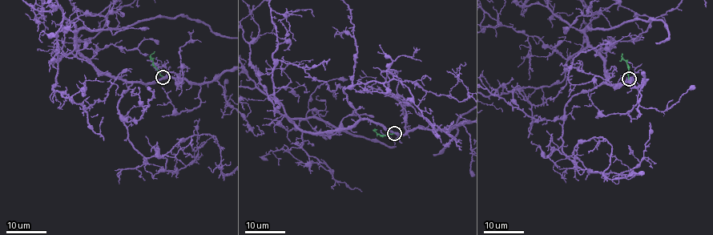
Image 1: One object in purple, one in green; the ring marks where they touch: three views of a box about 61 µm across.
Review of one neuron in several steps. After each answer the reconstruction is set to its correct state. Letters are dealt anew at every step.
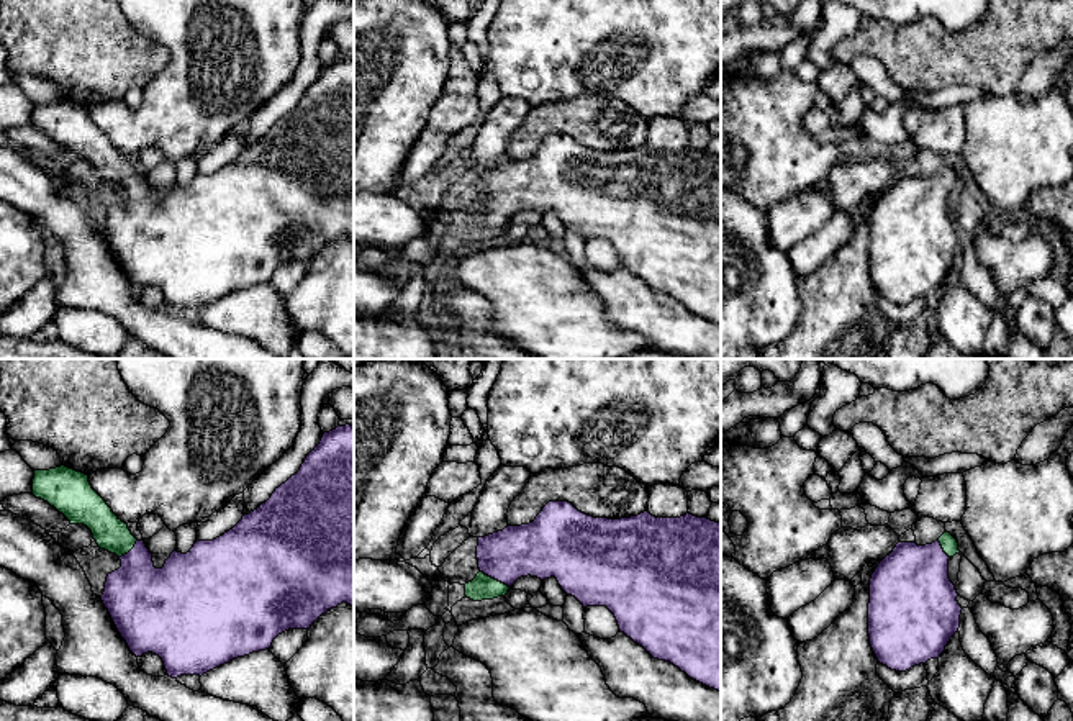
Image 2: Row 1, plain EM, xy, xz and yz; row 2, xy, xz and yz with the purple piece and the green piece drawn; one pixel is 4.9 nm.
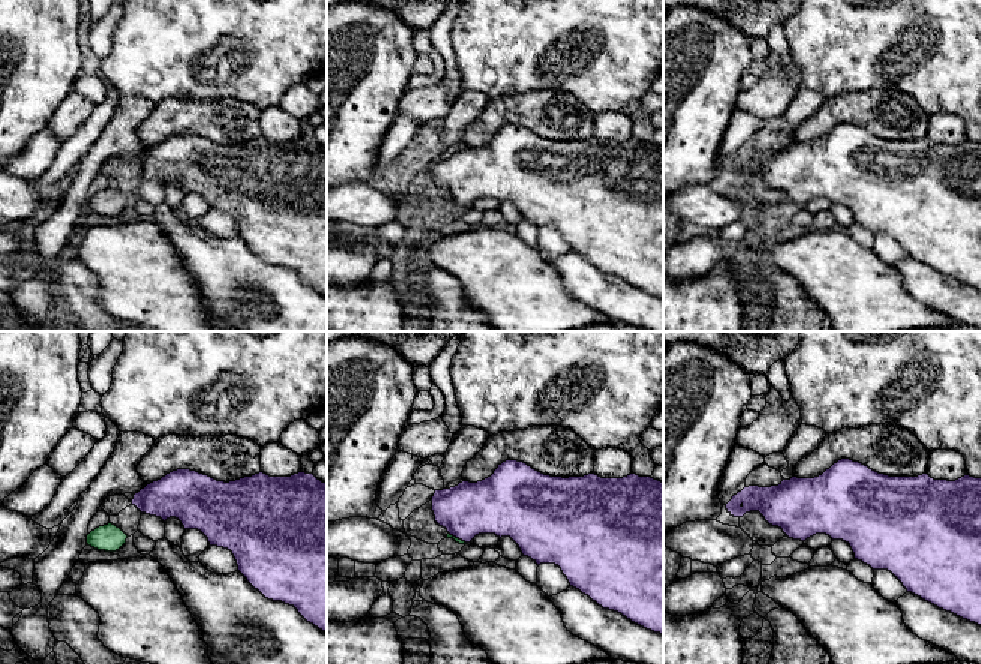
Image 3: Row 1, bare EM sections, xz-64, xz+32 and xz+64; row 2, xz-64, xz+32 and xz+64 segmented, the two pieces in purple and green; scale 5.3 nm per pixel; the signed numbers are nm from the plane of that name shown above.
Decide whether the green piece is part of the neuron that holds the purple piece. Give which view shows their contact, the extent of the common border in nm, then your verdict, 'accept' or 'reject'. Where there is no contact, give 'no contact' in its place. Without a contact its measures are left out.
xz | 170 nm | accept

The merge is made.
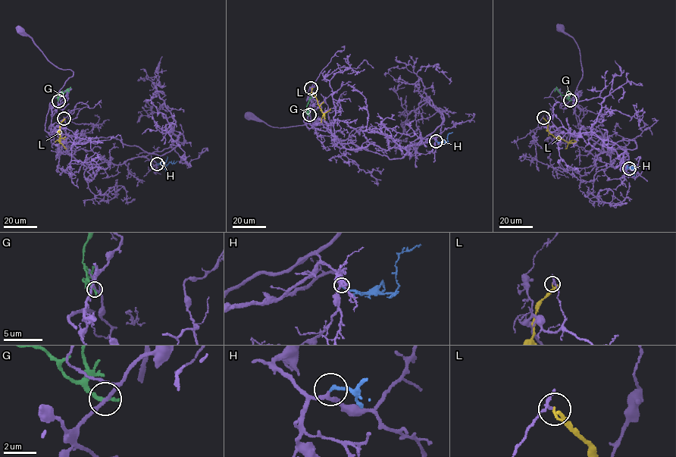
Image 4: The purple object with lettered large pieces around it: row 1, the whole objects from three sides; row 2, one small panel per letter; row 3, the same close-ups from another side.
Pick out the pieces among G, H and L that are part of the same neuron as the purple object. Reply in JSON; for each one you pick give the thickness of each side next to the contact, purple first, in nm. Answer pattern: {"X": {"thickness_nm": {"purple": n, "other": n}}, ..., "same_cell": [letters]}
{"H": {"thickness_nm": {"purple": 200, "other": 200}}, "same_cell": ["H"]}

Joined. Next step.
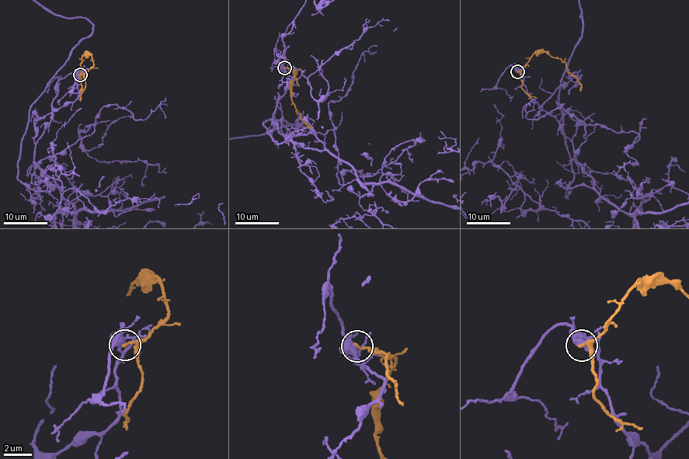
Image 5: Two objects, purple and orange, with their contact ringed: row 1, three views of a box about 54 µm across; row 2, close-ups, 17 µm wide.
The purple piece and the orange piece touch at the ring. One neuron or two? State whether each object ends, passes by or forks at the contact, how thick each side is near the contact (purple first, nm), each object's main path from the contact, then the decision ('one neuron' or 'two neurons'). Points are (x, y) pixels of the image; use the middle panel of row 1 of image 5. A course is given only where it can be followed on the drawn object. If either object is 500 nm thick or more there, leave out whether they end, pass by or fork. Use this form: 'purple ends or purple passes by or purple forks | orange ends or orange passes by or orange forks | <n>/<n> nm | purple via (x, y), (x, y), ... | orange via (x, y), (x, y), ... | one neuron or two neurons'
purple forks | orange ends | 400/180 nm | purple via (284, 67), (272, 120), (324, 148), (307, 127), (270, 137), (284, 119), (301, 123) | orange via (284, 67), (291, 68), (296, 73), (291, 81), (290, 99), (308, 127) | two neurons

